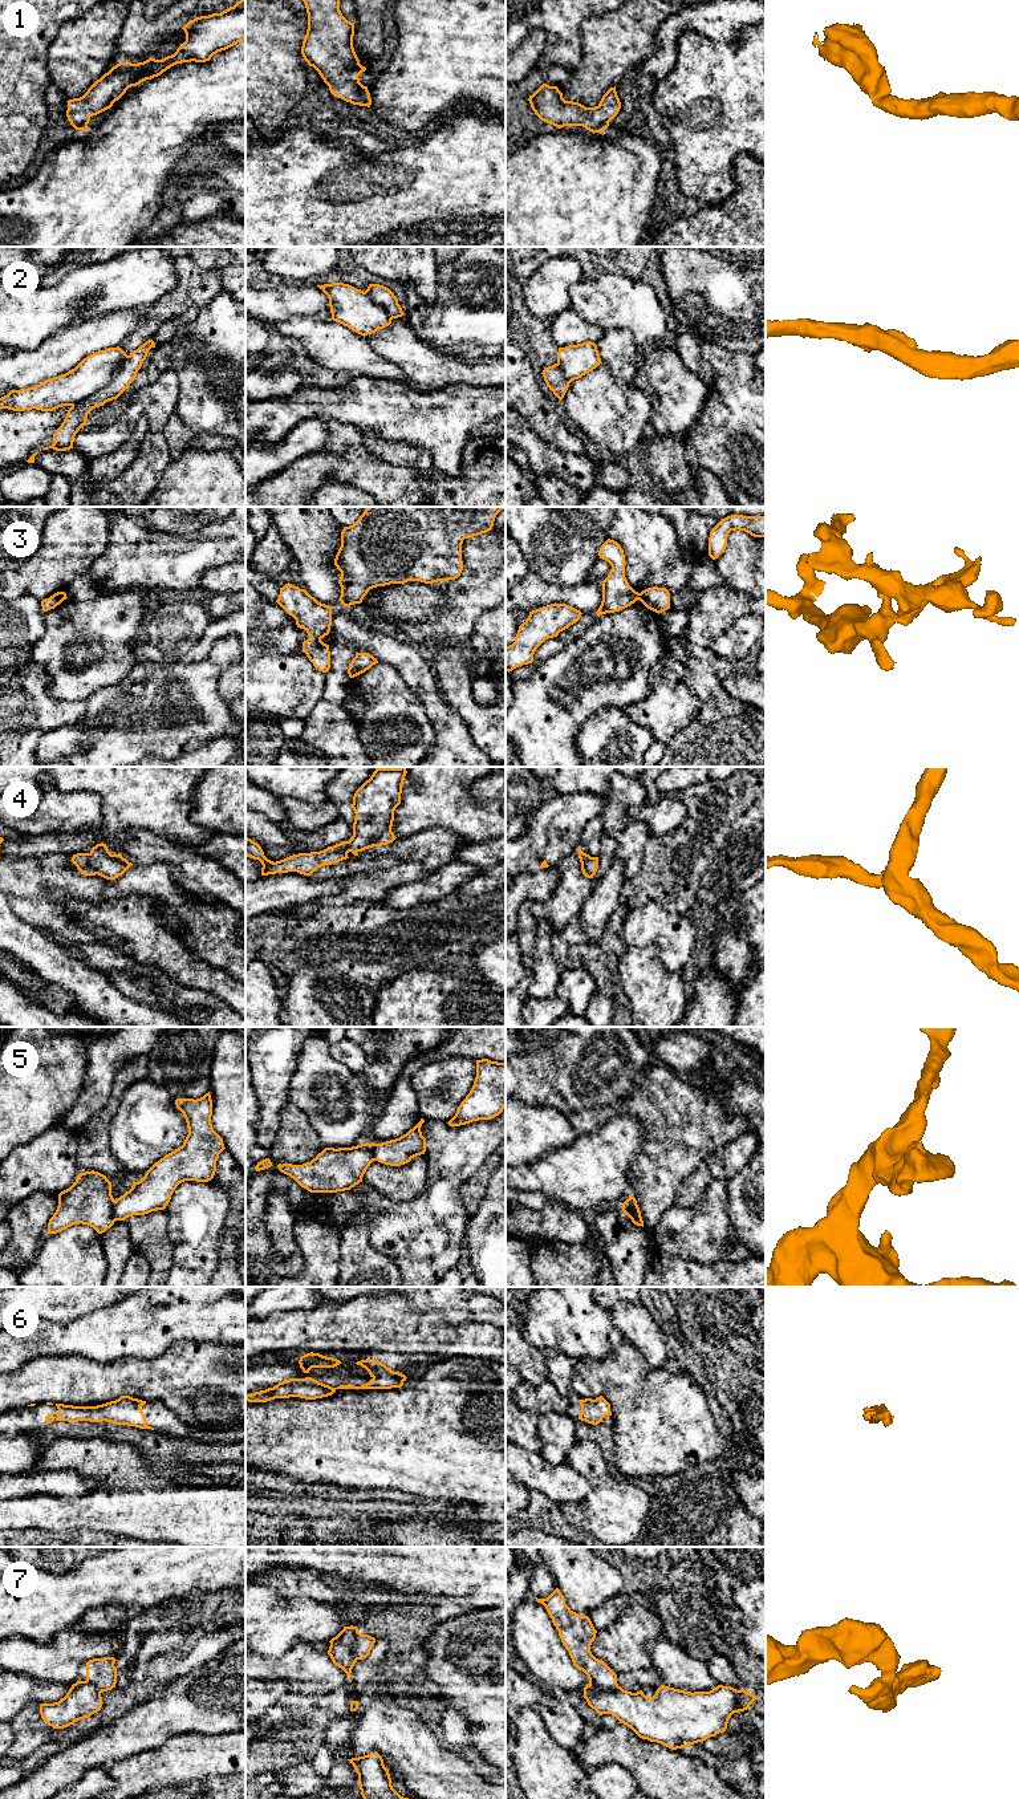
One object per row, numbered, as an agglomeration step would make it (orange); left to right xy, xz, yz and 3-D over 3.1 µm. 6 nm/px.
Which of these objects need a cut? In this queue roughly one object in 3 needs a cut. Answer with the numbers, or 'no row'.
2, 3, 5, 7

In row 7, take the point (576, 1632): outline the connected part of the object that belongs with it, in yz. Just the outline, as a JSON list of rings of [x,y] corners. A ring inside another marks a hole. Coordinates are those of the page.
[[[559,1588],[547,1599],[535,1599],[545,1607],[573,1665],[588,1676],[589,1684],[604,1690],[616,1689],[618,1686],[617,1674],[590,1652],[597,1633],[590,1619],[573,1612],[565,1604]]]

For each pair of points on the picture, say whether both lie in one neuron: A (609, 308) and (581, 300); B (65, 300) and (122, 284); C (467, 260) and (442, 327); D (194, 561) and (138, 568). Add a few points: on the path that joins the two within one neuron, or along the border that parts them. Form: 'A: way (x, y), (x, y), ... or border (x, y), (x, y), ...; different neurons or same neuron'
A: way (603, 303), (588, 303); same neuron
B: way (80, 295), (89, 289), (108, 285); same neuron
C: way (450, 273), (449, 309); same neuron
D: way (181, 561), (151, 561); same neuron

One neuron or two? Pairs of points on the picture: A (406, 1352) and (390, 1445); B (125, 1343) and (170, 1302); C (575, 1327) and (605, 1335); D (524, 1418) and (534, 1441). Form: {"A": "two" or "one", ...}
{"A": "two", "B": "one", "C": "one", "D": "one"}

